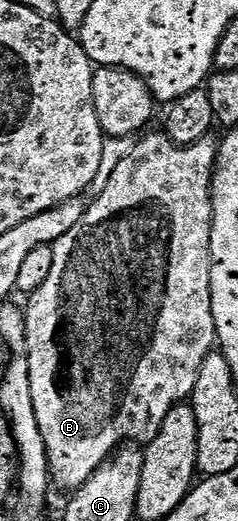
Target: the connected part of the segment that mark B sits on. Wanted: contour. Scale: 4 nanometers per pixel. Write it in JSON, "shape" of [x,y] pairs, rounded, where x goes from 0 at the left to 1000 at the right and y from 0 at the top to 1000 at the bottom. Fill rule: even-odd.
{"shape":[[[618,253],[567,276],[529,303],[508,305],[471,328],[433,370],[361,393],[361,409],[248,463],[231,463],[218,522],[185,536],[185,551],[122,564],[126,587],[105,587],[109,674],[118,720],[134,727],[134,781],[151,781],[151,812],[168,812],[168,835],[185,835],[185,858],[210,891],[210,914],[231,933],[307,942],[336,937],[429,893],[445,891],[500,860],[534,850],[622,850],[655,843],[672,812],[689,812],[723,781],[794,772],[815,756],[824,727],[840,727],[840,704],[857,689],[908,670],[908,620],[891,605],[891,559],[882,557],[882,461],[899,418],[899,319],[916,315],[920,273],[895,261],[840,267],[803,278],[744,278],[693,253]]]}

